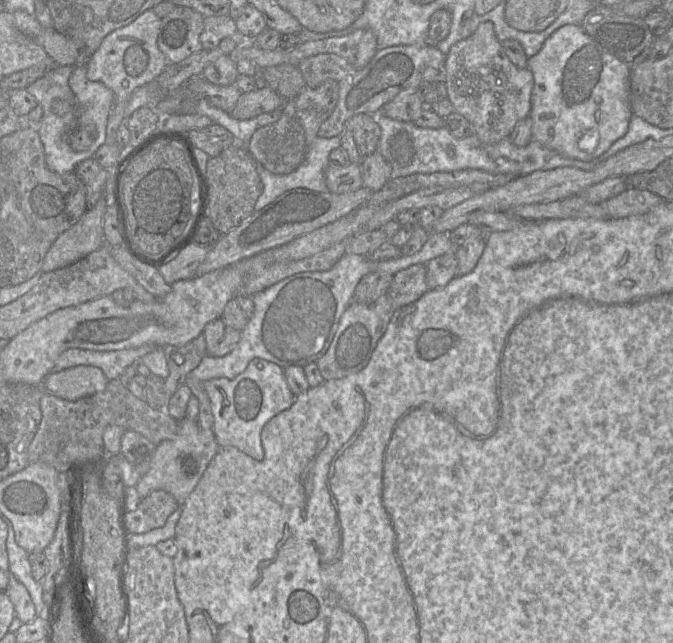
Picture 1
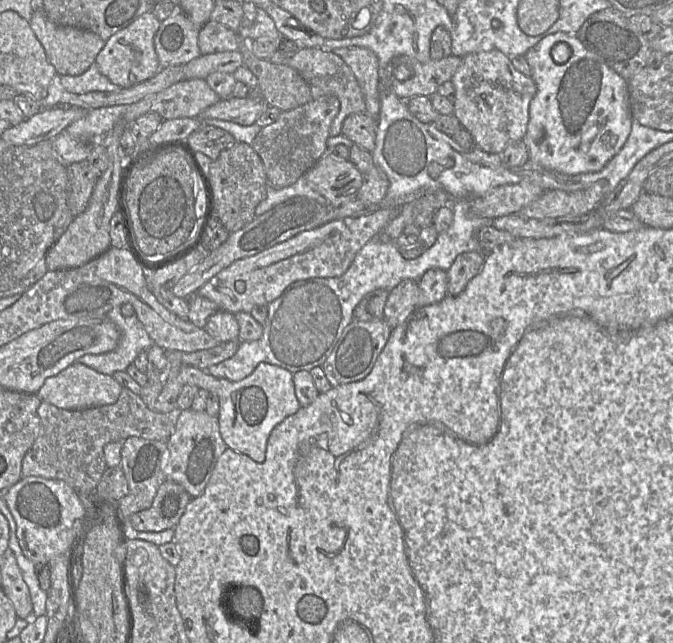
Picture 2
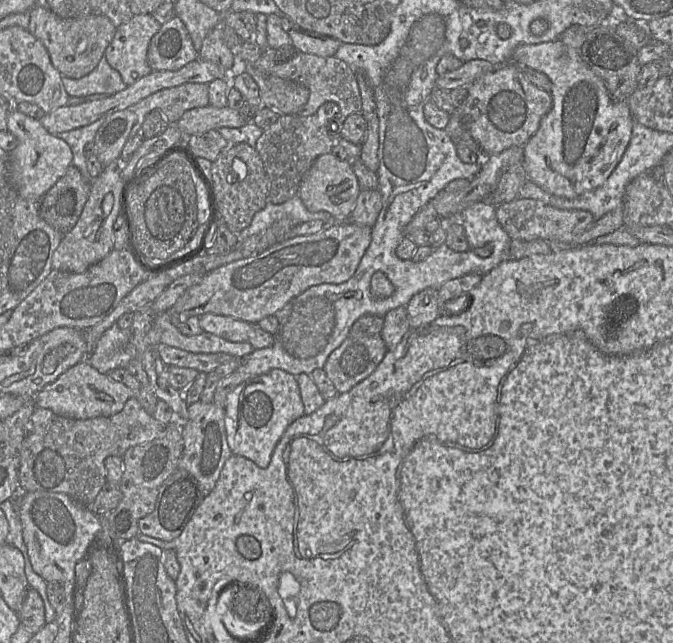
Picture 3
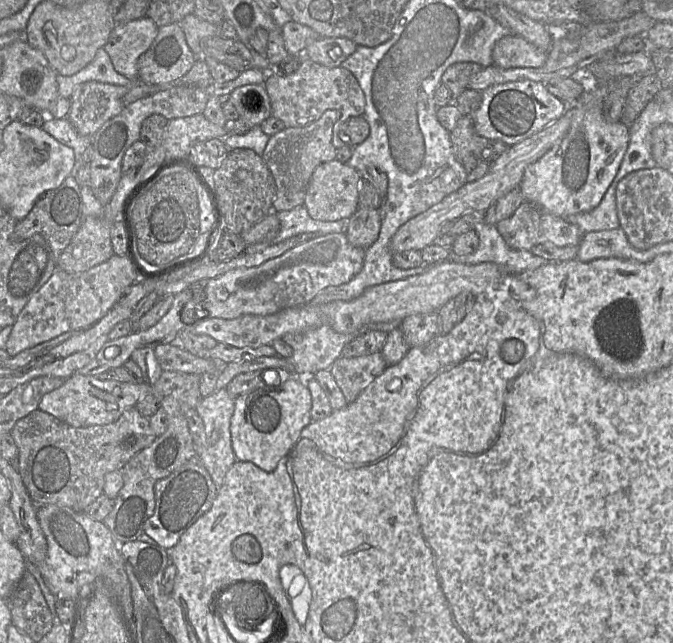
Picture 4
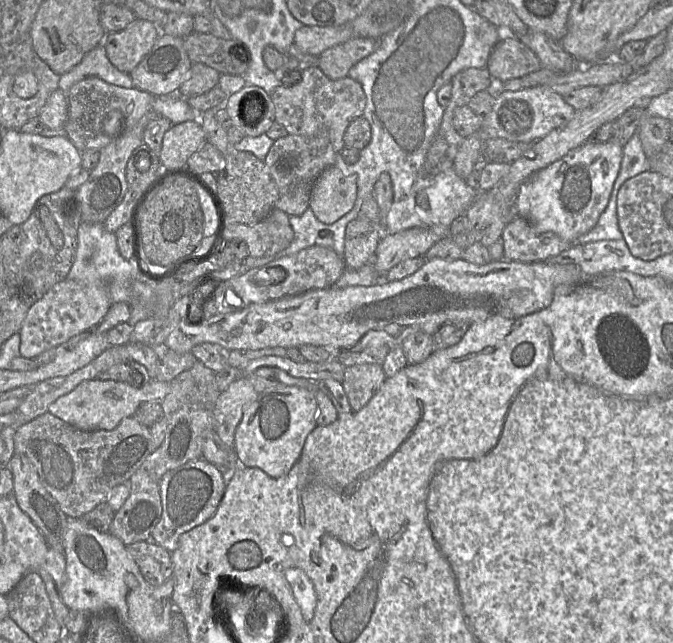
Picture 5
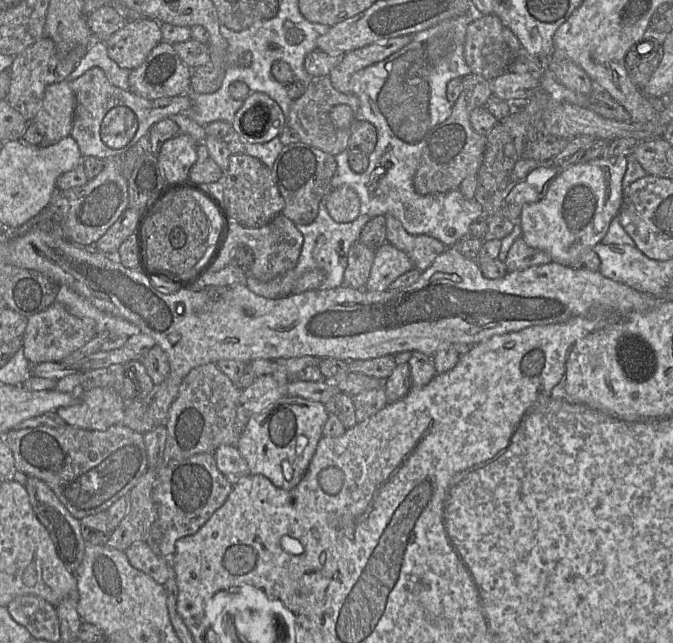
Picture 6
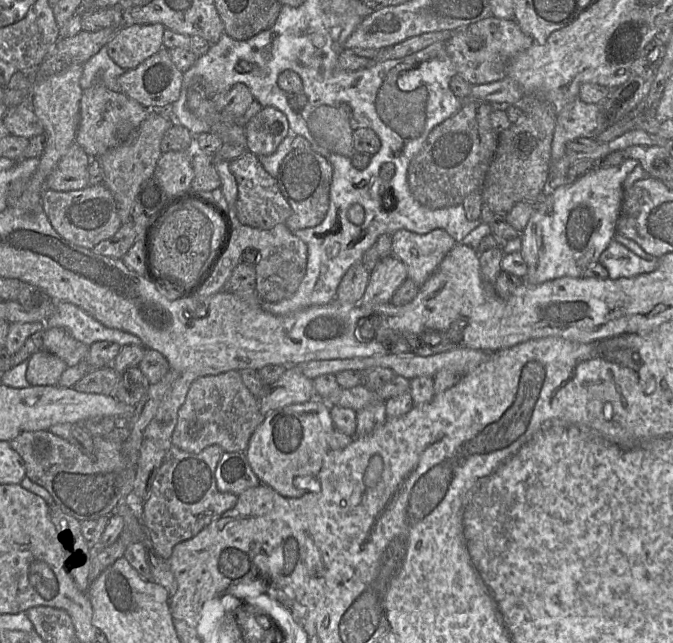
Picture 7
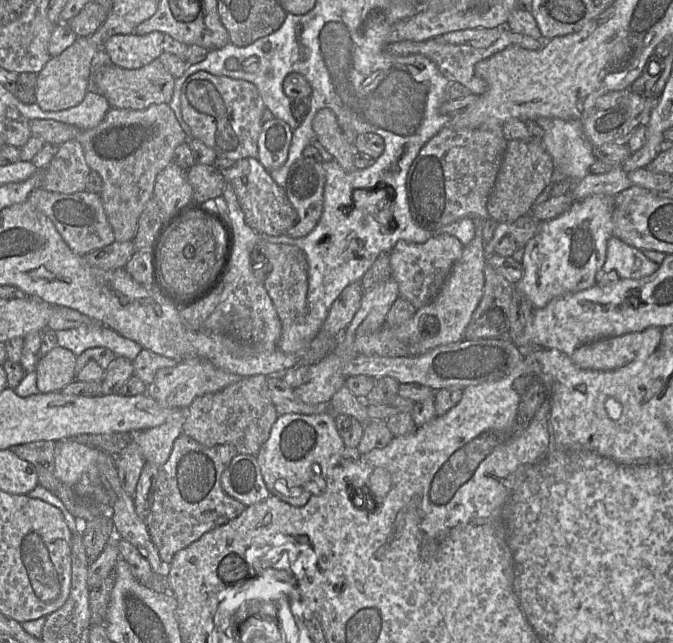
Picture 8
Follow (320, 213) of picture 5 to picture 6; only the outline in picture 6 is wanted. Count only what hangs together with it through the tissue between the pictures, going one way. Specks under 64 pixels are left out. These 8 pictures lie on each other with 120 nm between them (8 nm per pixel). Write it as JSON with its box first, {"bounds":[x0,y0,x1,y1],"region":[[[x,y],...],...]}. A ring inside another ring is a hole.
{"bounds":[325,186,360,223],"region":[[[340,186],[327,193],[325,207],[335,222],[349,223],[359,216],[360,199],[352,188]]]}

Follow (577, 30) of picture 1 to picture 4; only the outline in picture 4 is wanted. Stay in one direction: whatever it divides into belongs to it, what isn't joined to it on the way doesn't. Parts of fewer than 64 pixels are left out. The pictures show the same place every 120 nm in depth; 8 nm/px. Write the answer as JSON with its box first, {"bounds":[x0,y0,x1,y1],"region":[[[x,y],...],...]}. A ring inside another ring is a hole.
{"bounds":[492,35,630,218],"region":[[[508,35],[500,39],[492,51],[493,64],[502,69],[539,68],[548,58],[545,53],[526,39]],[[588,71],[582,72],[577,80],[586,82],[585,92],[574,103],[567,105],[567,109],[573,108],[568,133],[560,144],[525,169],[520,183],[524,201],[562,218],[588,212],[598,206],[617,174],[629,142],[630,130],[625,124],[605,119],[602,85],[601,91],[594,91],[594,84],[597,83],[588,80]]]}

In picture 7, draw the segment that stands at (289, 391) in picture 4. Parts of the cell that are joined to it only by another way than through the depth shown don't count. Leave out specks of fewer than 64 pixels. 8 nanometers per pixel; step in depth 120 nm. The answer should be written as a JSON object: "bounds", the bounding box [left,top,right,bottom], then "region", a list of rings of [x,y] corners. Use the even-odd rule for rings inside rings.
{"bounds":[245,398,335,498],"region":[[[319,398],[292,404],[268,413],[252,434],[245,454],[249,464],[264,483],[286,498],[299,498],[308,491],[296,488],[294,479],[318,476],[329,448],[329,439],[335,430],[330,406]]]}

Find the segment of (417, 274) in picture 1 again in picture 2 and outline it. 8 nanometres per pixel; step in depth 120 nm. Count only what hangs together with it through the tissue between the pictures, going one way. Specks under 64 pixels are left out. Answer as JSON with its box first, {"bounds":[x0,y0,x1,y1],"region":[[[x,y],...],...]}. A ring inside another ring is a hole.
{"bounds":[383,280,418,329],"region":[[[403,280],[392,289],[385,302],[383,320],[393,329],[402,324],[416,309],[418,281]]]}

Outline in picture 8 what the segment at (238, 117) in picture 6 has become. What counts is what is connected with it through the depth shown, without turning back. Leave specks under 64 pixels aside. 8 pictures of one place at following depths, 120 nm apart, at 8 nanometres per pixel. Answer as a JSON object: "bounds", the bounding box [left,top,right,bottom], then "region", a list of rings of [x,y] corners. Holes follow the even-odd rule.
{"bounds":[258,117,293,172],"region":[[[273,117],[262,125],[258,138],[258,161],[269,172],[282,167],[288,158],[293,129],[281,119]]]}

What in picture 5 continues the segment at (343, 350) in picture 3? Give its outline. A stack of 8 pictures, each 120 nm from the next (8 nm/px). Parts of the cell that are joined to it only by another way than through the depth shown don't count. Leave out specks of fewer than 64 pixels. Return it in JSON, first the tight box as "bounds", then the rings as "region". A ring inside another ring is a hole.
{"bounds":[342,364,385,411],"region":[[[378,364],[346,367],[342,385],[352,411],[361,410],[379,391],[385,379],[383,367]]]}

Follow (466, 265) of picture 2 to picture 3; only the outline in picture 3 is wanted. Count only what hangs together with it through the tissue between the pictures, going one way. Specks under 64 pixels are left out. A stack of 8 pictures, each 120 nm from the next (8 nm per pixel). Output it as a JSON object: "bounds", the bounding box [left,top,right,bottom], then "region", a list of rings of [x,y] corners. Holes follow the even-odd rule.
{"bounds":[438,273,482,315],"region":[[[471,273],[445,282],[438,289],[440,315],[458,315],[466,310],[470,303],[470,292],[481,278],[482,276]]]}

